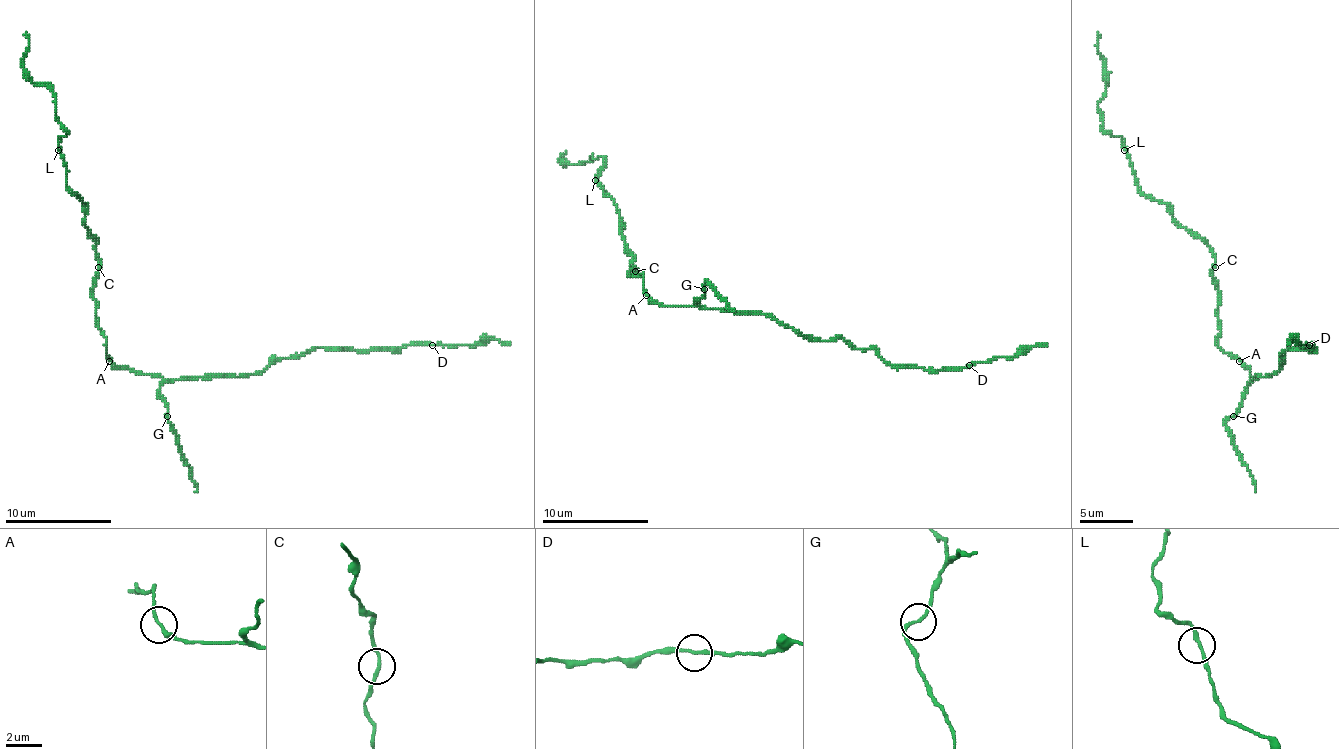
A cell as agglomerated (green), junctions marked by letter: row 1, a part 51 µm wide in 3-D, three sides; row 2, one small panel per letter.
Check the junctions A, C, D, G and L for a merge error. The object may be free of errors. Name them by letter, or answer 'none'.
none

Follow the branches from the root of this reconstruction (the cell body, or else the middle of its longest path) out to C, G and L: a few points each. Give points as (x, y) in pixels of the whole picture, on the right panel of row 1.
C: (1239, 361), (1218, 345), (1221, 329), (1218, 326), (1218, 281), (1213, 275), (1215, 267)
G: (1239, 361), (1250, 369), (1250, 385), (1234, 417)
L: (1239, 361), (1218, 345), (1215, 254), (1164, 203), (1151, 200), (1135, 184), (1124, 150)

